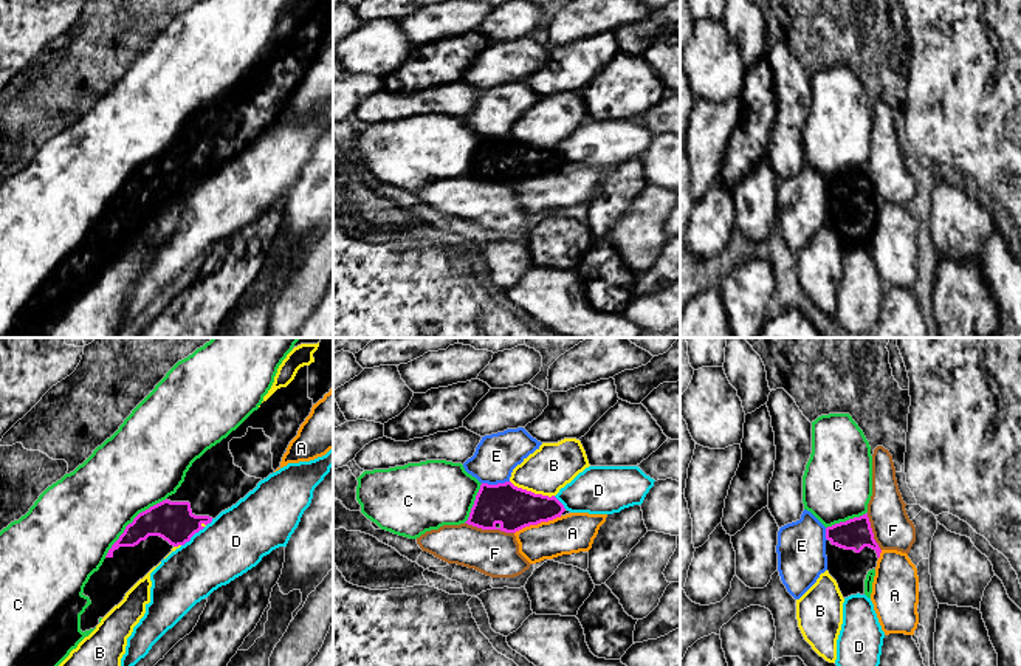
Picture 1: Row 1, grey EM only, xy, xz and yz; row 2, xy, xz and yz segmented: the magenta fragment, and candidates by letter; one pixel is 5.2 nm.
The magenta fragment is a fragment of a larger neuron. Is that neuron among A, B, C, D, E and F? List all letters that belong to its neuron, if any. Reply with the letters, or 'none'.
none

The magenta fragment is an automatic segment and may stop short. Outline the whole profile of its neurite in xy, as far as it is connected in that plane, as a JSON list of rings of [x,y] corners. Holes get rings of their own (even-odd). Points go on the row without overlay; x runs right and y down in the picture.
[[[318,0],[315,14],[297,23],[294,33],[277,42],[235,84],[197,112],[175,147],[139,166],[108,203],[102,218],[84,240],[91,257],[81,268],[81,283],[95,282],[125,246],[156,220],[174,200],[184,198],[222,164],[235,158],[257,136],[280,121],[290,94],[311,60],[333,40],[333,0]]]

